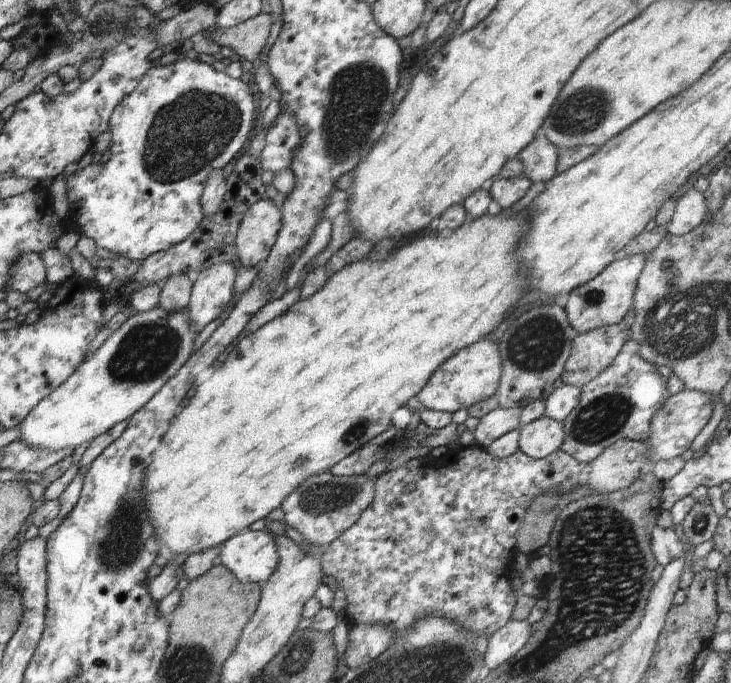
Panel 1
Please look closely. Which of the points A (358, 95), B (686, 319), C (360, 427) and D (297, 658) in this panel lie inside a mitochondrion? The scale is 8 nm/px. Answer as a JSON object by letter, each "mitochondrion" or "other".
{"A":"mitochondrion","B":"mitochondrion","C":"mitochondrion","D":"mitochondrion"}

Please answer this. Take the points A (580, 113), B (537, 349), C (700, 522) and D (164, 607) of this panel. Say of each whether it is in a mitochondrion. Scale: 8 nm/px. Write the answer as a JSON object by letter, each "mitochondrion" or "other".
{"A":"mitochondrion","B":"mitochondrion","C":"mitochondrion","D":"other"}

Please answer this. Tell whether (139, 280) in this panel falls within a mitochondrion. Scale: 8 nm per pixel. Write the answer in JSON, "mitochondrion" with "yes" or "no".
{"mitochondrion":"no"}

